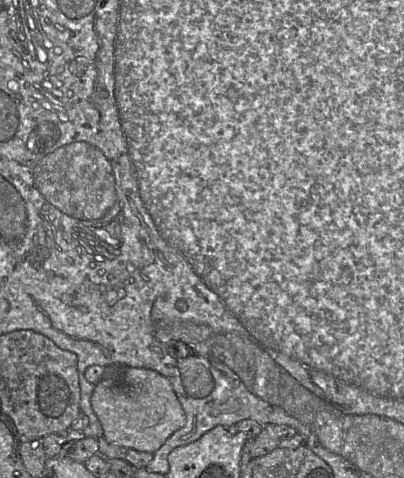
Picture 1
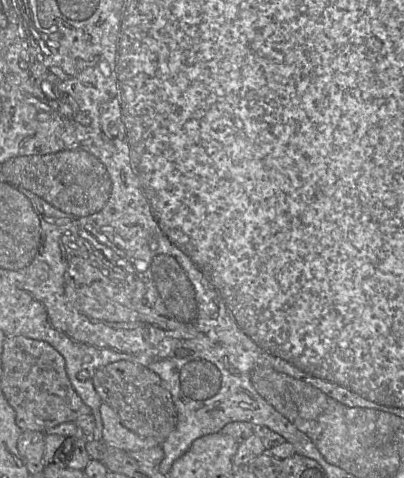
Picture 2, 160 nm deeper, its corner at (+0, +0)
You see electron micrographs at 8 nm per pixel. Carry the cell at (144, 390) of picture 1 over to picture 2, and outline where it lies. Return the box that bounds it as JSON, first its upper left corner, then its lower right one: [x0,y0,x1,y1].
[100,403,158,452]

